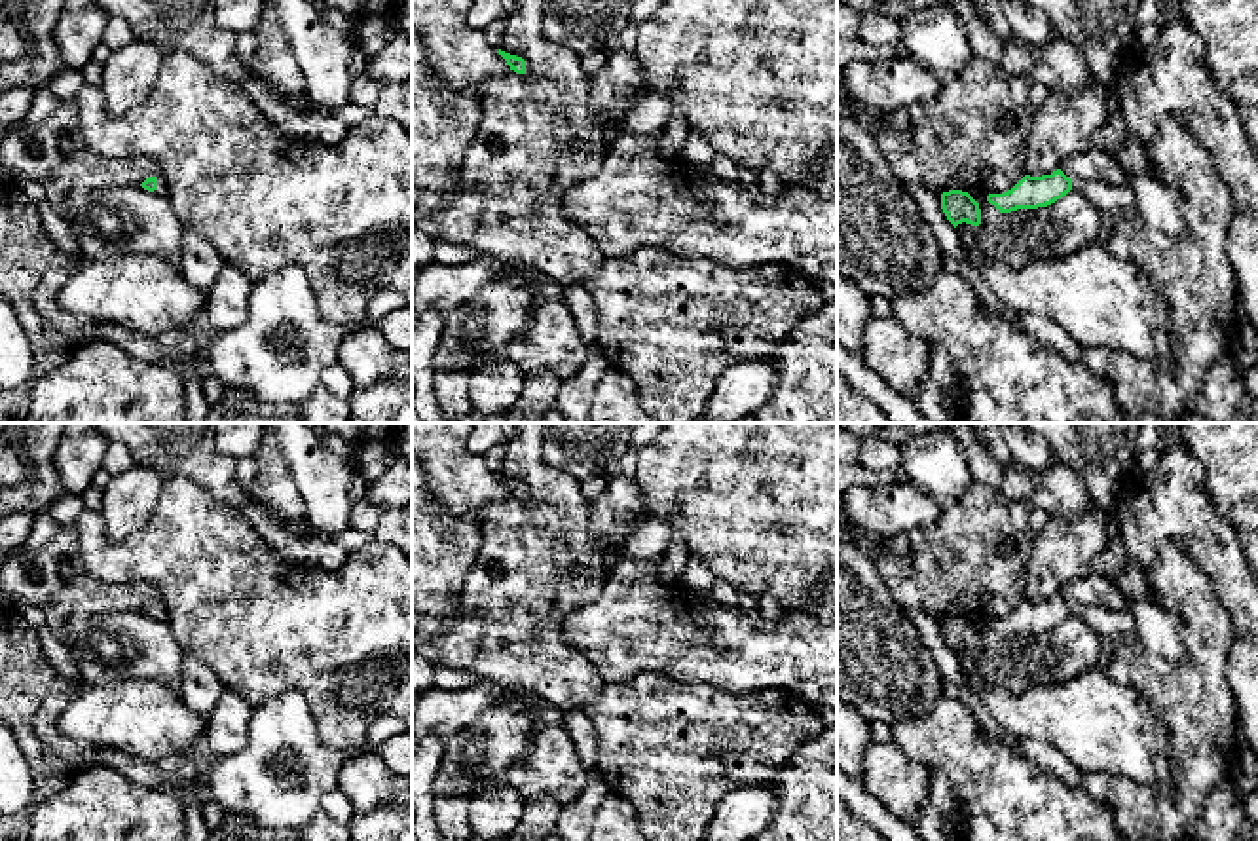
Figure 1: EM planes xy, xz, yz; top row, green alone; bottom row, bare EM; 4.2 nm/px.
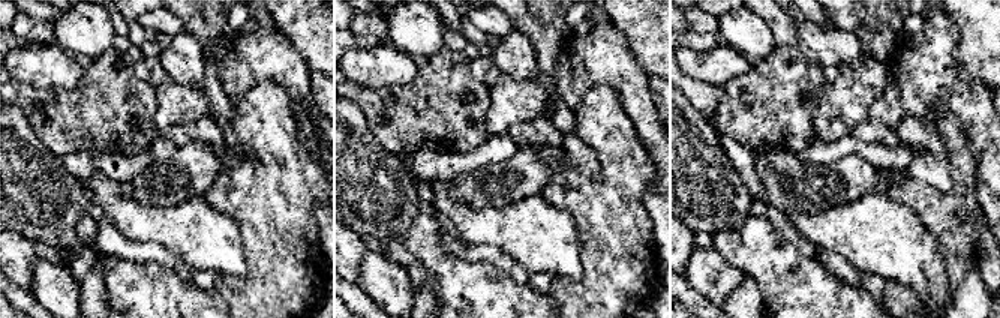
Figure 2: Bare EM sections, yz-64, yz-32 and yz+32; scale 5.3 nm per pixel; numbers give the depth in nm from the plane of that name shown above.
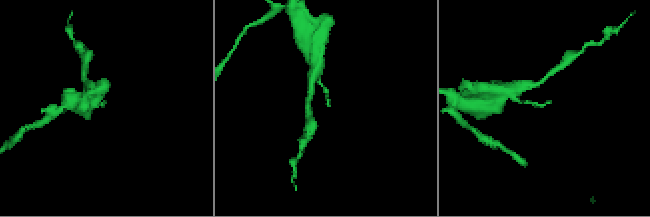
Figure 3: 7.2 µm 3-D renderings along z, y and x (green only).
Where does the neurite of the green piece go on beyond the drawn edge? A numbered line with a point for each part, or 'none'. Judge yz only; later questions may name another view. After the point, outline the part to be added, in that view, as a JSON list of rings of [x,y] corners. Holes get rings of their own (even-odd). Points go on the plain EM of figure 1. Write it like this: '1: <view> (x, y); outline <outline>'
1: yz (1110, 625); outline [[[1072,606],[1072,615],[1083,619],[1108,644],[1137,636],[1137,619],[1125,607],[1121,611],[1104,606]]]

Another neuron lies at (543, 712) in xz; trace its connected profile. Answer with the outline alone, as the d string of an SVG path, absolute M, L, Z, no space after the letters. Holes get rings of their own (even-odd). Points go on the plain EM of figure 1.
M539 697L533 702L527 704L527 710L533 718L533 721L543 727L543 725L552 725L560 723L564 725L564 714L558 706L554 706L548 699Z

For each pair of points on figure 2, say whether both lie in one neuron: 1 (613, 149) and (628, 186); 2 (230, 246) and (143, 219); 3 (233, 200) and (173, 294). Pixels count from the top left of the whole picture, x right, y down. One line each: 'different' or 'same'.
1: same
2: same
3: different

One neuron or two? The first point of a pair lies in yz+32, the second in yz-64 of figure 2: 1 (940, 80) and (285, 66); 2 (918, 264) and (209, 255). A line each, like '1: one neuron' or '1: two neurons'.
1: one neuron
2: one neuron

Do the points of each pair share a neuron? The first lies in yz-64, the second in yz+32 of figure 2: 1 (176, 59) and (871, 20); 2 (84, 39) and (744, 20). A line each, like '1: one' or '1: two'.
1: two
2: one

